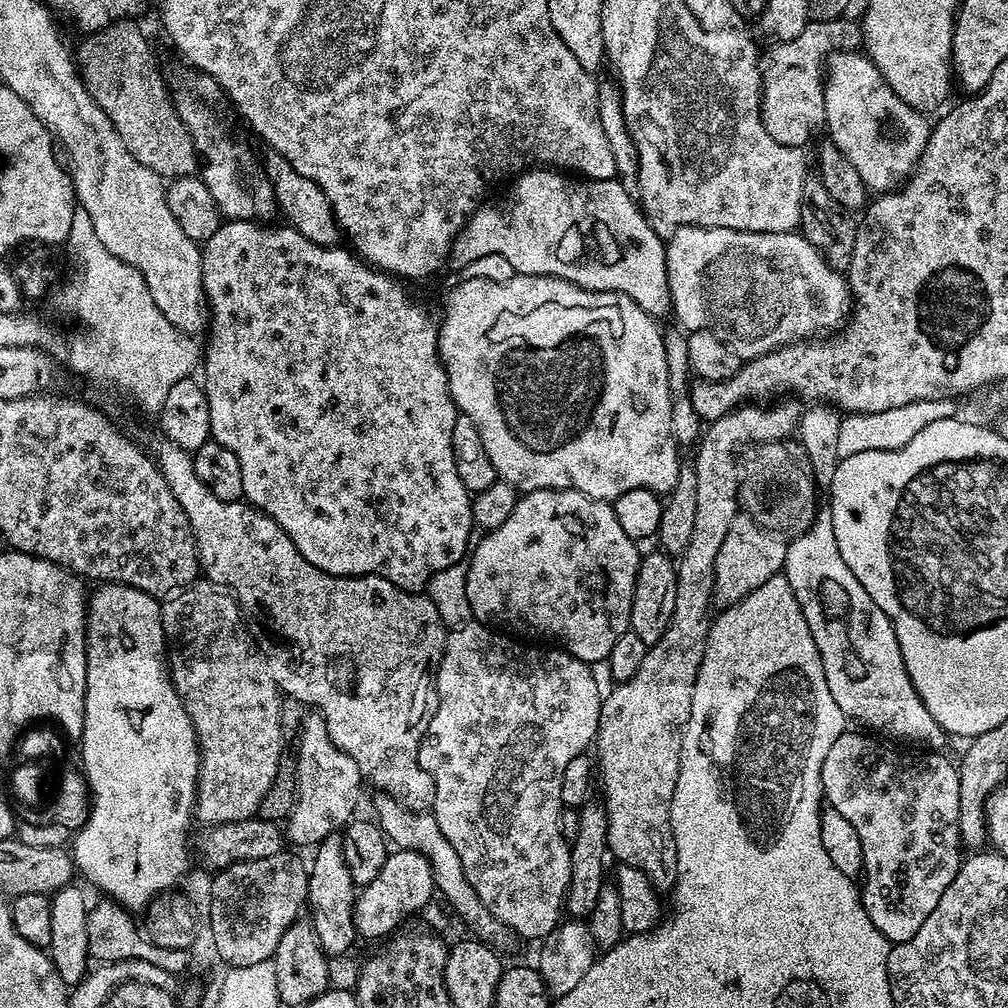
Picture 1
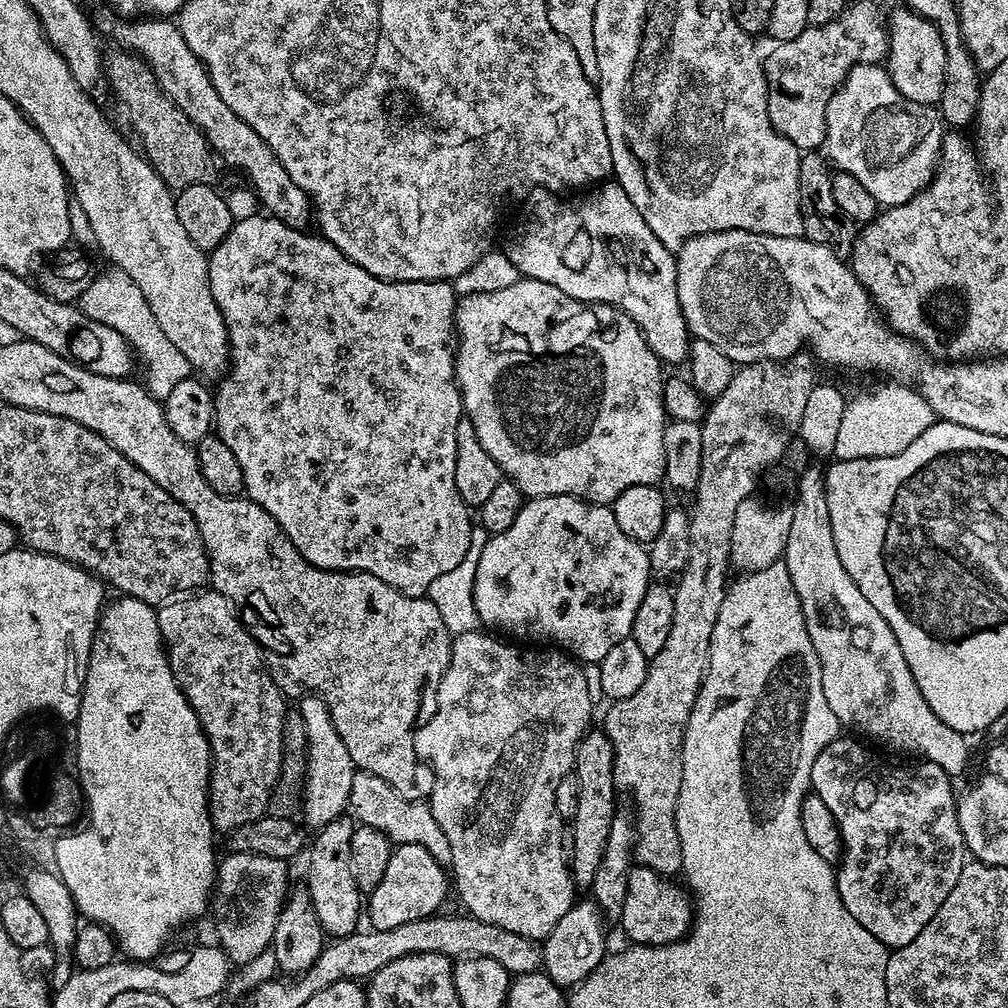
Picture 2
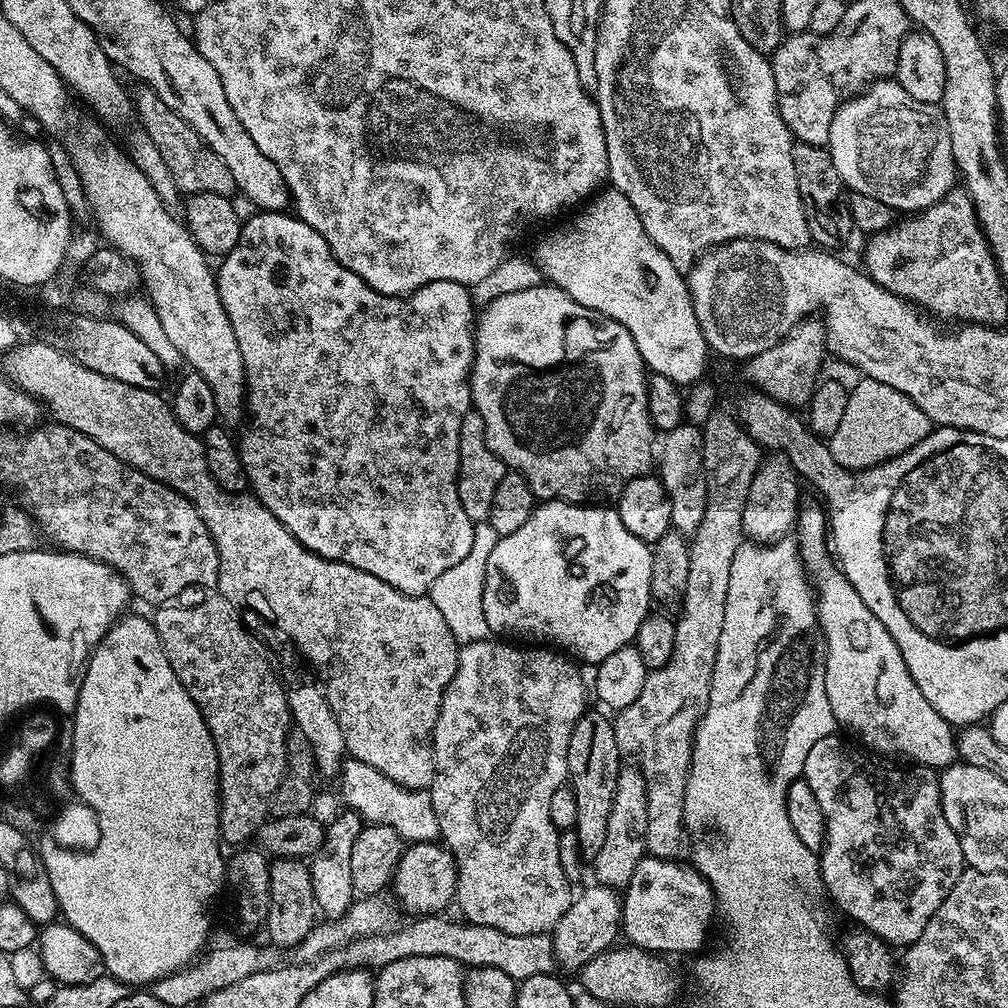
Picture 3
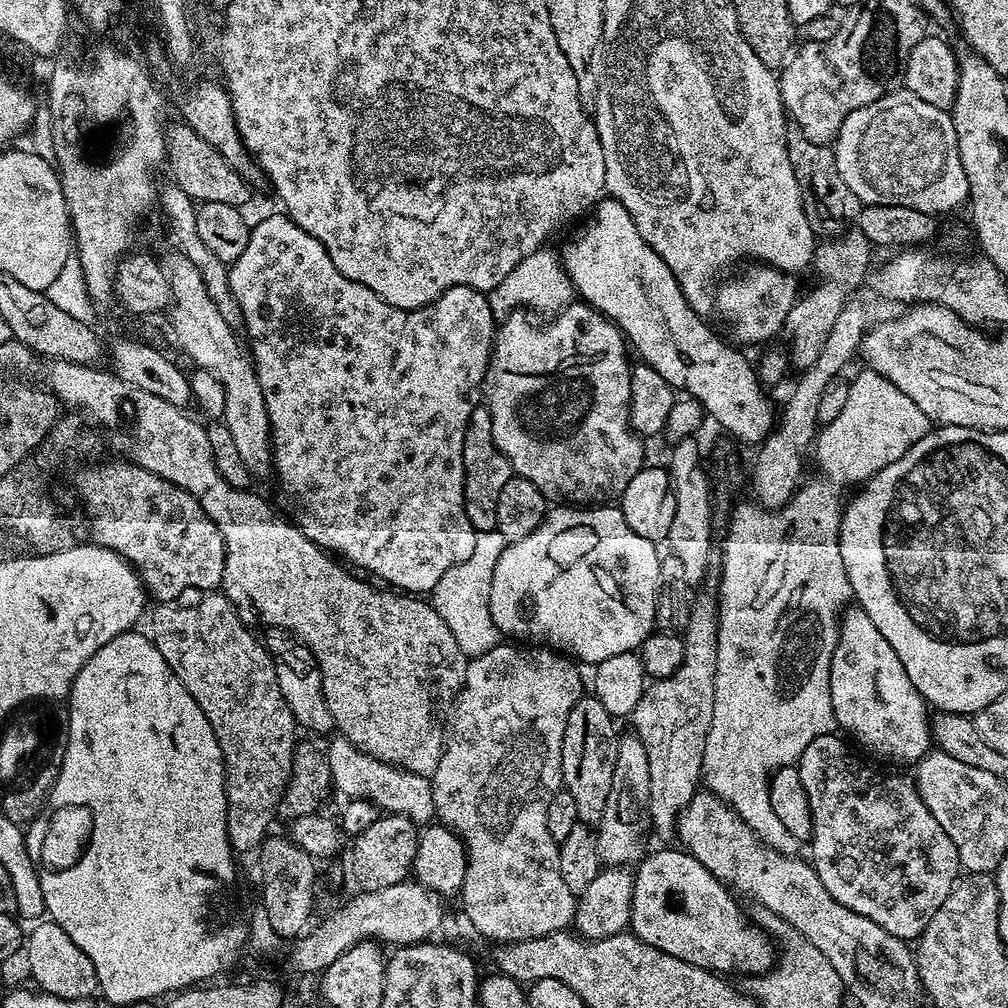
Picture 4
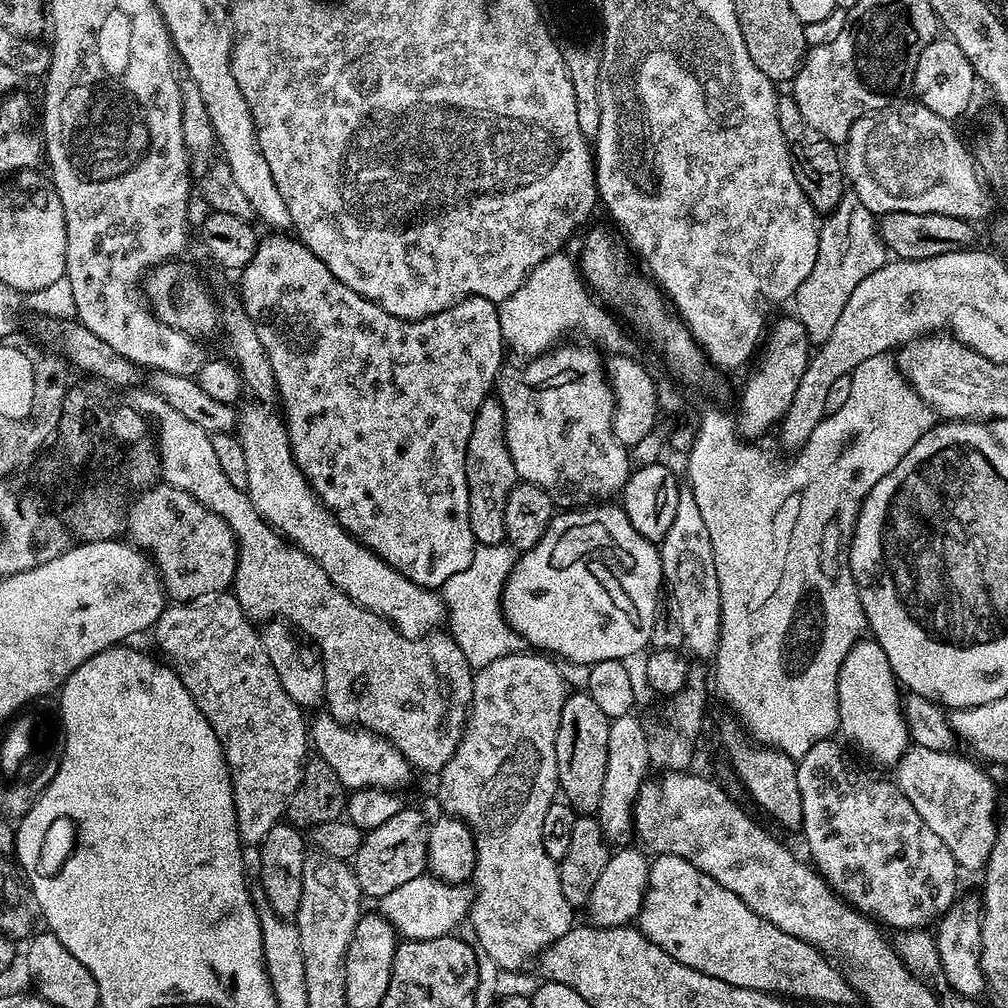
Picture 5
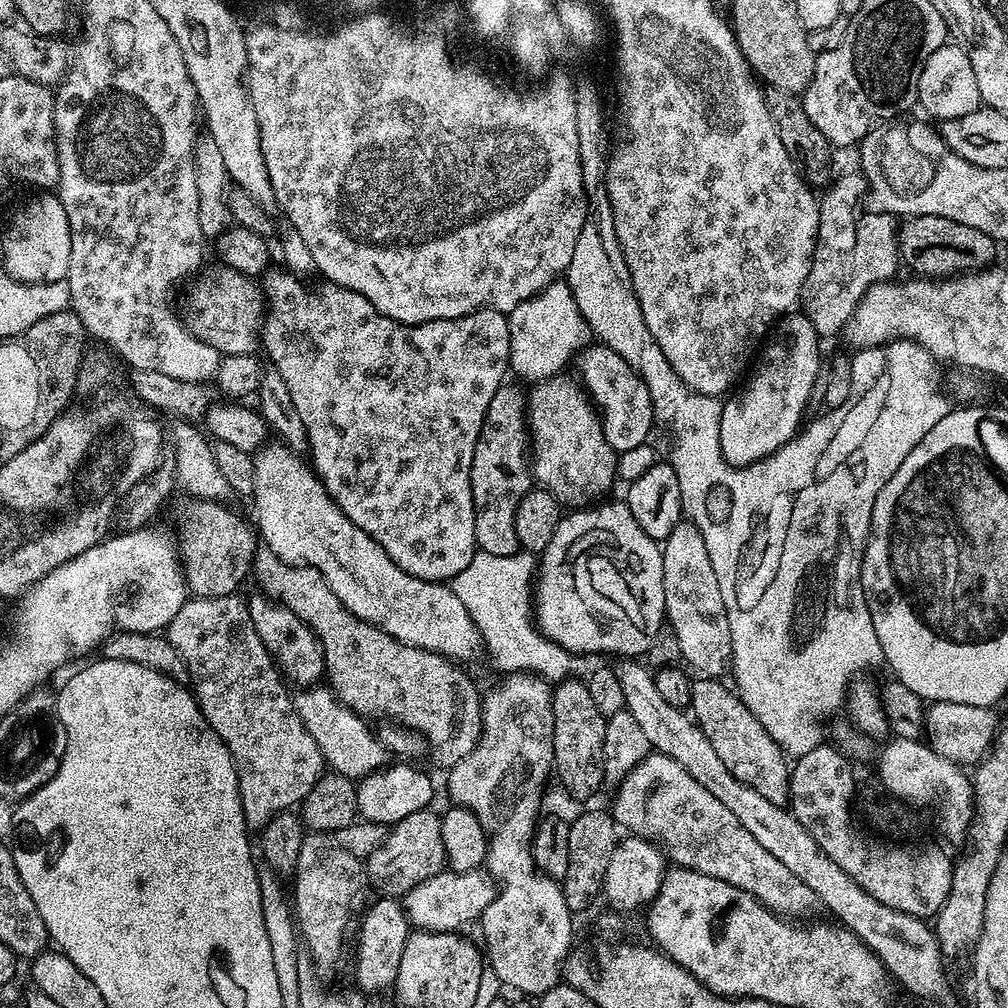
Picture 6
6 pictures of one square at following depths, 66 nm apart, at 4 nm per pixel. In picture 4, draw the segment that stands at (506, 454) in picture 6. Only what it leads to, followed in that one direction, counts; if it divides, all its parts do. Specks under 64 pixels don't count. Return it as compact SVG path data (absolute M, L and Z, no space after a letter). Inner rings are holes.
M477 406L474 414L470 414L470 422L466 426L466 438L462 442L462 462L466 518L470 518L470 526L474 526L477 532L494 532L498 514L498 493L514 473L510 462L501 454L494 442L490 410L486 407Z

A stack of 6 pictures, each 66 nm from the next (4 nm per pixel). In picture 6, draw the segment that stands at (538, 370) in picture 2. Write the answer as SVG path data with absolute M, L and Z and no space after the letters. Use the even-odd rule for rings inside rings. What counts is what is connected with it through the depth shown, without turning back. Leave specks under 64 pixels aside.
M566 375L542 380L527 393L530 467L539 487L554 494L565 509L579 510L607 497L612 483L617 483L618 453L606 442L600 413L579 379Z

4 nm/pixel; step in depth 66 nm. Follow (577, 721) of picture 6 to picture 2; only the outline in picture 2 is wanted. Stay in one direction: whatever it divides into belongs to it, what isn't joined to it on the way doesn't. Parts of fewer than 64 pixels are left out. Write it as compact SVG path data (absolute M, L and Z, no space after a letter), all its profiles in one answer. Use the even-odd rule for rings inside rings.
M589 730L578 742L574 774L578 778L578 810L570 821L574 834L570 871L573 885L591 886L606 851L611 823L614 822L618 811L618 793L614 782L614 752L610 738L603 730Z

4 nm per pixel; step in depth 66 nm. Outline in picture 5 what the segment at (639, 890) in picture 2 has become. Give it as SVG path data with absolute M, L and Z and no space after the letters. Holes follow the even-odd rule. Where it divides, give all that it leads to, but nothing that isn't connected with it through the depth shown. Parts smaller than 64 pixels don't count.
M657 855L655 859L648 866L648 889L640 907L638 927L642 935L654 942L654 946L662 946L670 958L710 978L718 978L730 986L746 990L773 994L793 992L796 996L813 996L820 1004L848 1004L854 1000L854 989L847 976L824 953L754 914L738 894L714 882L710 874L702 874L698 866L690 866L686 858Z

